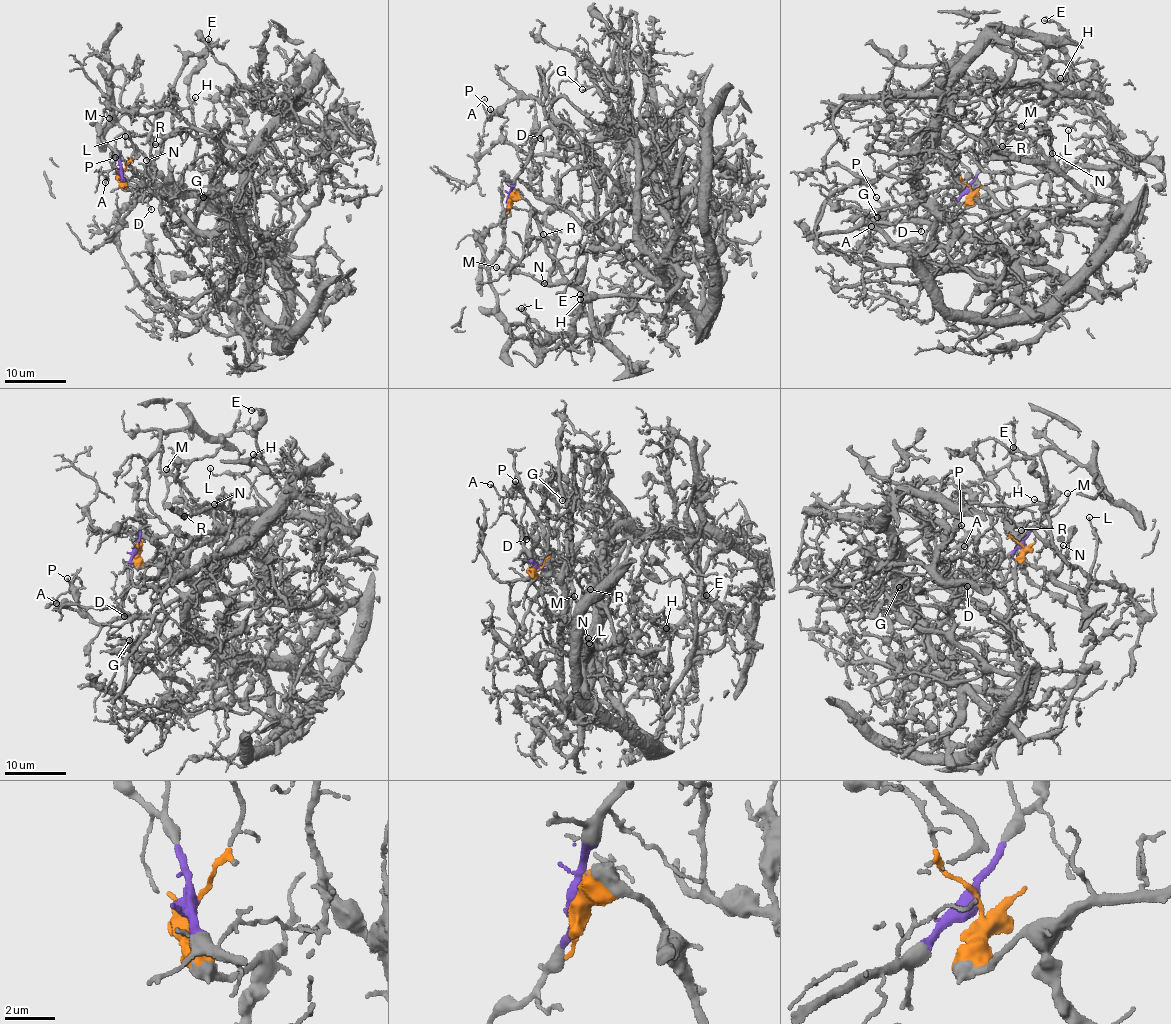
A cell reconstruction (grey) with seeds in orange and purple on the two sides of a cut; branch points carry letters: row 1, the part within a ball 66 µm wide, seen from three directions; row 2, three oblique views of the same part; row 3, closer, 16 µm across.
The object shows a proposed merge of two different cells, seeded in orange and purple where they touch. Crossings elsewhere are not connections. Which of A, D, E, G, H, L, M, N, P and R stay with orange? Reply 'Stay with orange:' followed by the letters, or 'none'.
Stay with orange: E, H, L, M, N, R

